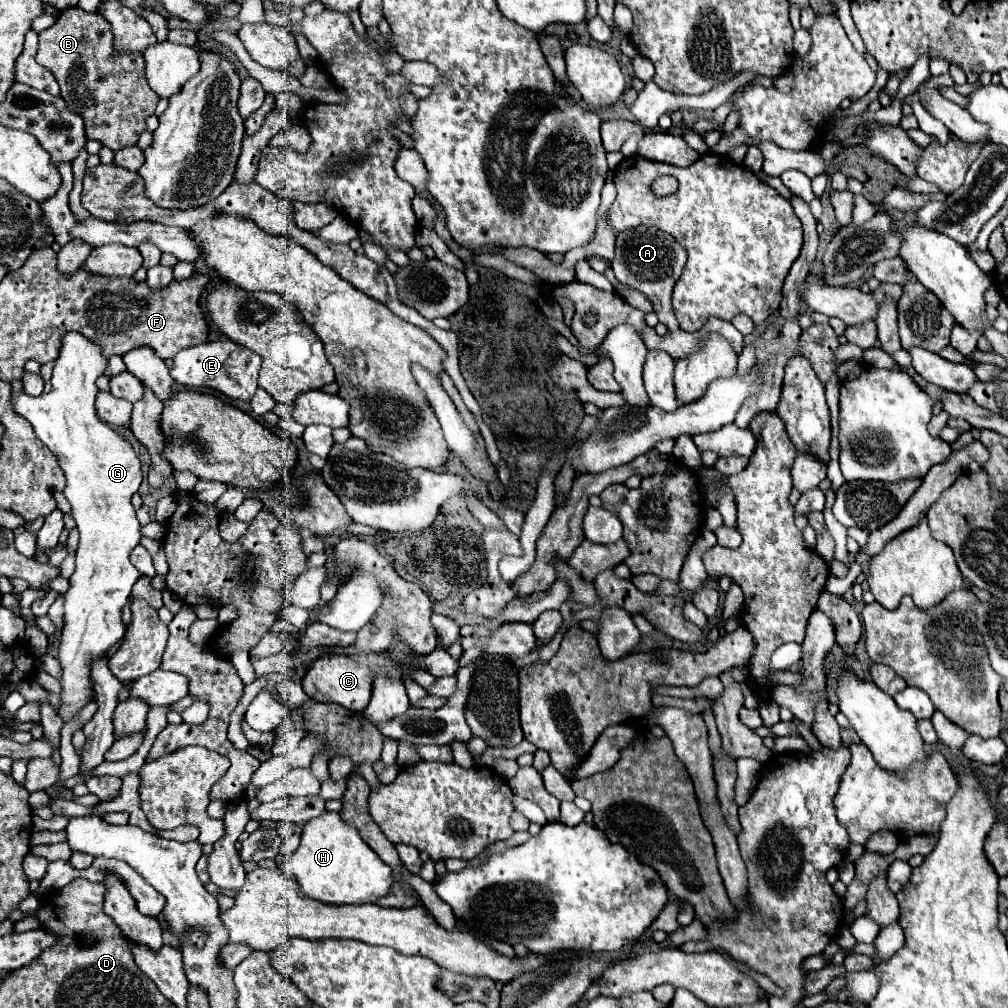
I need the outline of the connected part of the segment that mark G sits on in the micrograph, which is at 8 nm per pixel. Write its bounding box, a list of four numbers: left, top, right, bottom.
[12,333,142,721]

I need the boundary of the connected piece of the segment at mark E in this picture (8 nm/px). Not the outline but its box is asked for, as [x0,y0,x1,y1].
[170,339,262,401]

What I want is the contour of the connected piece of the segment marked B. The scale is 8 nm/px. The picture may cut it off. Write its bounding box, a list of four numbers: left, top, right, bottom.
[36,7,158,151]

